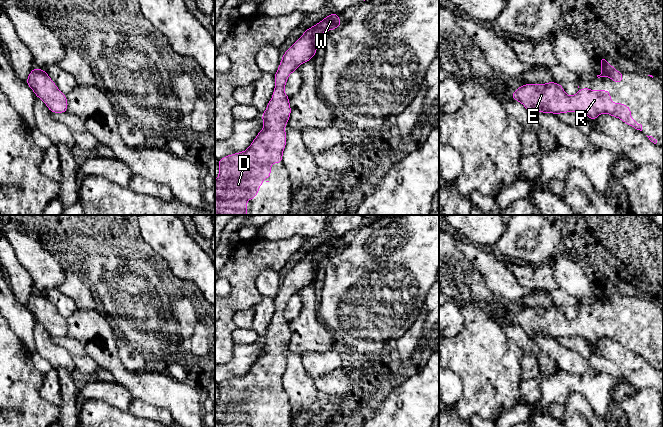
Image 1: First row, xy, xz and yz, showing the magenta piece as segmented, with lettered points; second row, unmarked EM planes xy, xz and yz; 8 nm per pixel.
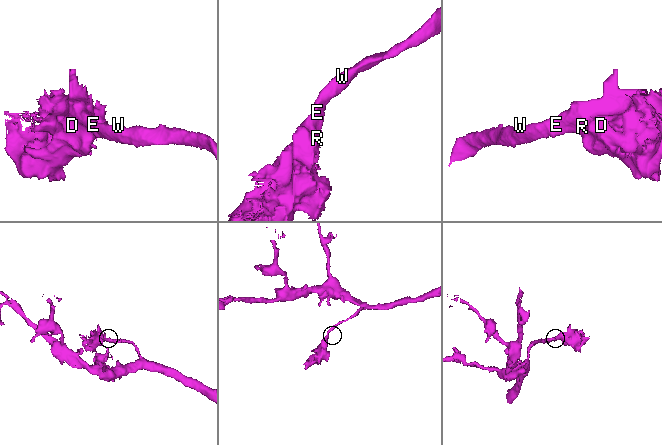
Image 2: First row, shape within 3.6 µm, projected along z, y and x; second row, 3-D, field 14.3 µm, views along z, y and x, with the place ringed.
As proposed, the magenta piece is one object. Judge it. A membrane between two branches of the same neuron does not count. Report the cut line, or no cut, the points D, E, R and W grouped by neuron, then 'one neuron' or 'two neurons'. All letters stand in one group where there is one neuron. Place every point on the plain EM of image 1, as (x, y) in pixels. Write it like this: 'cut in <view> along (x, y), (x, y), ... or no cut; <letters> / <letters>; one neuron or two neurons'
no cut; D E R W; one neuron

